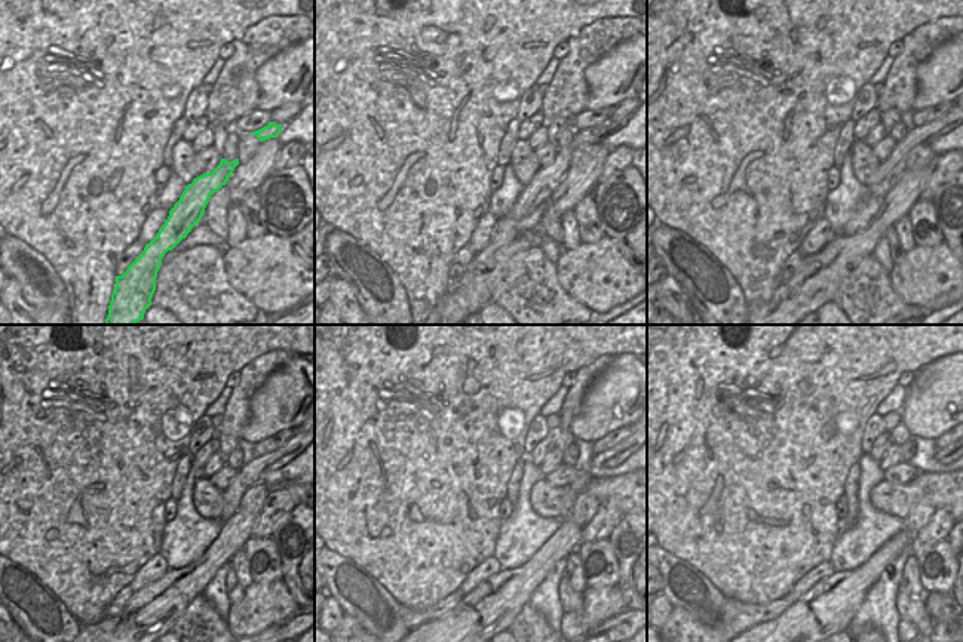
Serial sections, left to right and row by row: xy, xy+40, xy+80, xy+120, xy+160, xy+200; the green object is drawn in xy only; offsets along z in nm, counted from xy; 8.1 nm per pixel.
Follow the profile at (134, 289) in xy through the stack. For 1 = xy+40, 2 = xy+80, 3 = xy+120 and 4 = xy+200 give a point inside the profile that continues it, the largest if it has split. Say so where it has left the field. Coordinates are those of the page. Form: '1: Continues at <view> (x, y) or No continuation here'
1: Continues at xy+40 (543, 184)
2: Continues at xy+80 (889, 171)
3: Continues at xy+120 (248, 475)
4: Continues at xy+200 (947, 455).

